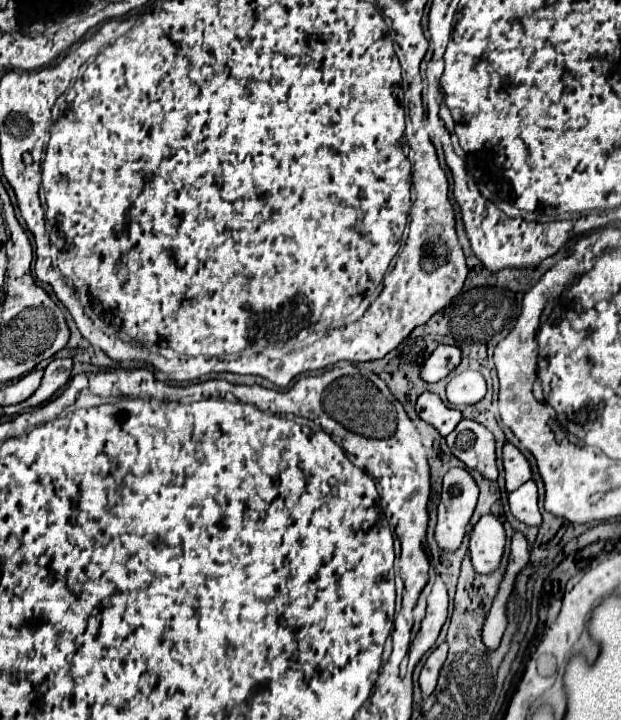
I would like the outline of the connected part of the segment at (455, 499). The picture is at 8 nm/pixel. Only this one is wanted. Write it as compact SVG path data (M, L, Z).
M453 467L447 471L435 527L435 541L443 551L455 553L461 547L477 505L477 497L479 487L467 469Z

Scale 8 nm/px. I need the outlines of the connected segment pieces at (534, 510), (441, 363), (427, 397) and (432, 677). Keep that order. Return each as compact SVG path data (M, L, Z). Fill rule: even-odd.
M529 479L527 483L523 483L517 491L509 493L509 507L513 517L517 517L521 523L525 525L541 525L541 513L539 513L539 505L537 505L537 485L533 479Z
M439 345L421 369L421 377L429 383L445 379L461 363L461 349L455 345Z
M423 393L423 395L417 399L415 409L417 409L417 415L419 415L423 421L427 421L429 425L433 425L443 437L449 435L449 433L457 427L457 423L463 419L461 411L447 407L447 405L441 401L441 397L435 395L435 393Z
M441 643L425 661L423 669L421 669L421 675L419 675L419 685L421 685L421 691L423 691L423 697L429 697L437 685L437 679L439 679L439 671L443 667L447 659L447 643Z

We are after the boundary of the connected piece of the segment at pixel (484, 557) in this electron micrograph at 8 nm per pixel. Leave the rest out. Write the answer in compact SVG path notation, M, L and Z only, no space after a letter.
M483 515L471 531L469 557L479 575L499 569L505 551L505 529L495 515Z

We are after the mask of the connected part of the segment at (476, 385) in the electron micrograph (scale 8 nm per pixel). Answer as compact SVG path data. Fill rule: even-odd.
M463 371L457 373L447 385L447 399L453 405L473 405L485 397L487 385L481 373Z

